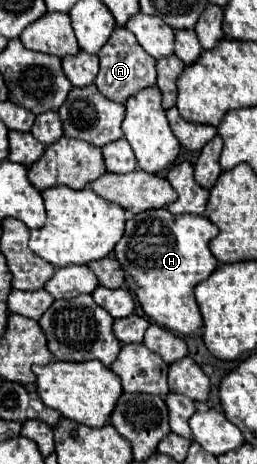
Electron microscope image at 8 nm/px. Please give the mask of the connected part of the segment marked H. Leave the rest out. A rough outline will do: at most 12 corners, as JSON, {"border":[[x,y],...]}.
{"border":[[136,214],[114,254],[152,322],[202,328],[208,218]]}

